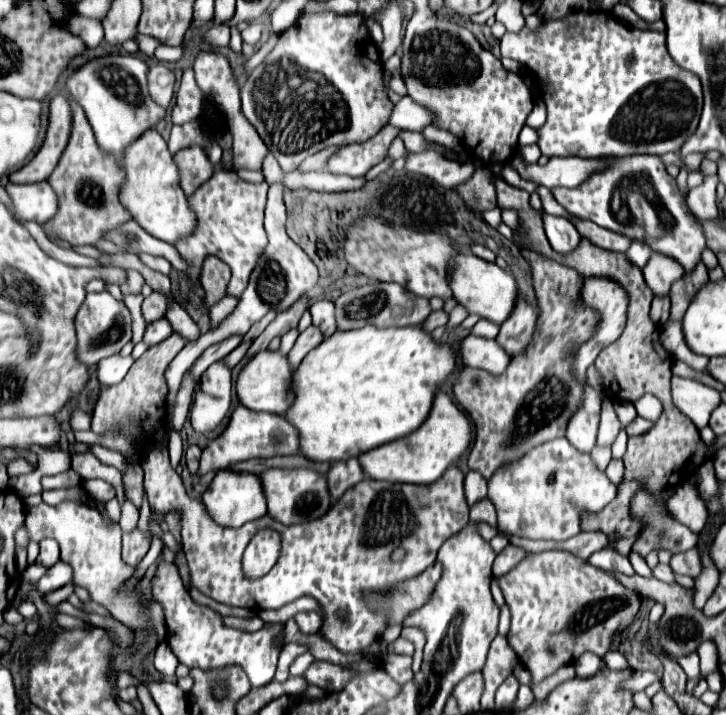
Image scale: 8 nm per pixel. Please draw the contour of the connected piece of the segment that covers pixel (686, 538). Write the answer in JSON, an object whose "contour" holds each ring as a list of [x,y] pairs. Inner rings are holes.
{"contour":[[[644,486],[642,488],[638,488],[636,490],[636,494],[632,496],[632,502],[630,502],[630,514],[636,518],[636,520],[640,520],[640,524],[642,524],[642,528],[640,528],[640,532],[638,532],[638,536],[636,536],[636,542],[632,544],[632,552],[636,552],[636,554],[640,554],[640,556],[648,556],[650,552],[654,552],[654,550],[668,550],[668,552],[672,552],[672,554],[678,554],[678,552],[686,552],[686,550],[690,550],[690,548],[694,548],[696,546],[696,542],[698,542],[698,536],[690,530],[690,528],[686,528],[684,524],[680,524],[670,512],[668,512],[668,508],[666,508],[666,502],[668,502],[668,498],[670,498],[670,494],[668,494],[668,488],[662,488],[660,492],[648,492]]]}

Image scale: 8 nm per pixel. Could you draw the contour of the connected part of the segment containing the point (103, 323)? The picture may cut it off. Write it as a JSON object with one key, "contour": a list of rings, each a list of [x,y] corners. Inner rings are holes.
{"contour":[[[92,292],[92,294],[88,294],[84,304],[80,306],[76,318],[74,318],[74,326],[76,326],[76,338],[78,338],[76,356],[86,366],[94,366],[102,358],[118,354],[120,348],[126,342],[130,342],[130,338],[132,338],[130,310],[120,300],[112,298],[108,292]]]}

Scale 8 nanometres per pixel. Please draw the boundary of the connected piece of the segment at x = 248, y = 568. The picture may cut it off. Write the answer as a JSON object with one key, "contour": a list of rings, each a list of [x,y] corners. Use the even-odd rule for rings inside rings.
{"contour":[[[262,528],[250,540],[244,552],[244,574],[248,578],[260,578],[270,572],[276,564],[276,532],[272,528]]]}

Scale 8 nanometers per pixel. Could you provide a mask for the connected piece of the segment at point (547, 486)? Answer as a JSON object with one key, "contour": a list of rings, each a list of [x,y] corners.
{"contour":[[[566,438],[532,448],[512,468],[496,472],[488,498],[498,512],[498,530],[530,540],[568,540],[580,532],[580,512],[600,510],[616,496],[616,484],[600,470],[590,454],[576,450]]]}

